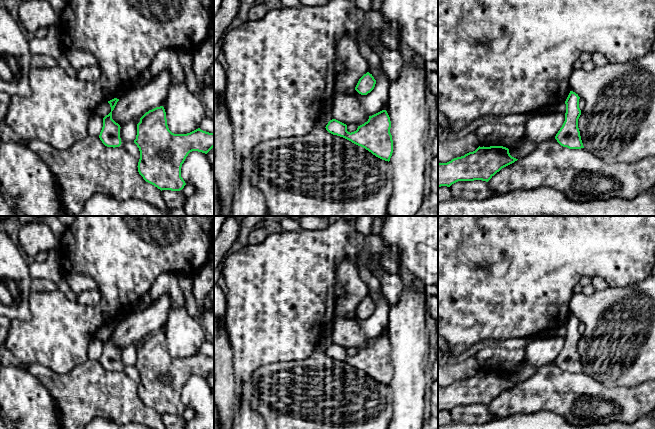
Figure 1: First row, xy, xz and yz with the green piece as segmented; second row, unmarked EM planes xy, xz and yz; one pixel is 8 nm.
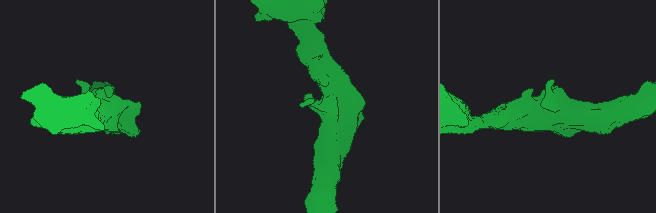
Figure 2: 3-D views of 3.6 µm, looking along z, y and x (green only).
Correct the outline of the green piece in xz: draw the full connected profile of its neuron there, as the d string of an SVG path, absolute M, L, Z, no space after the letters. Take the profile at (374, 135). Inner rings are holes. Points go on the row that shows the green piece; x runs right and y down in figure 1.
M386 110L372 116L364 124L358 126L354 132L347 131L347 125L332 119L326 125L326 130L352 143L361 146L376 157L390 161L393 153L393 140L390 133L391 121Z

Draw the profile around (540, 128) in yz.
M560 112L531 117L525 124L523 142L541 144L555 138L564 121L565 114Z

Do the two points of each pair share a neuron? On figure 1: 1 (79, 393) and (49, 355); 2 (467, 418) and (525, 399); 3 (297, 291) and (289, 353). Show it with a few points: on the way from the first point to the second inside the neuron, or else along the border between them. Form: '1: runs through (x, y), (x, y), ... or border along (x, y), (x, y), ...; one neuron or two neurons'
1: border along (84, 362), (63, 373), (55, 373), (41, 365); two neurons
2: border along (487, 406), (494, 417); two neurons
3: runs through (289, 306), (289, 338); one neuron

